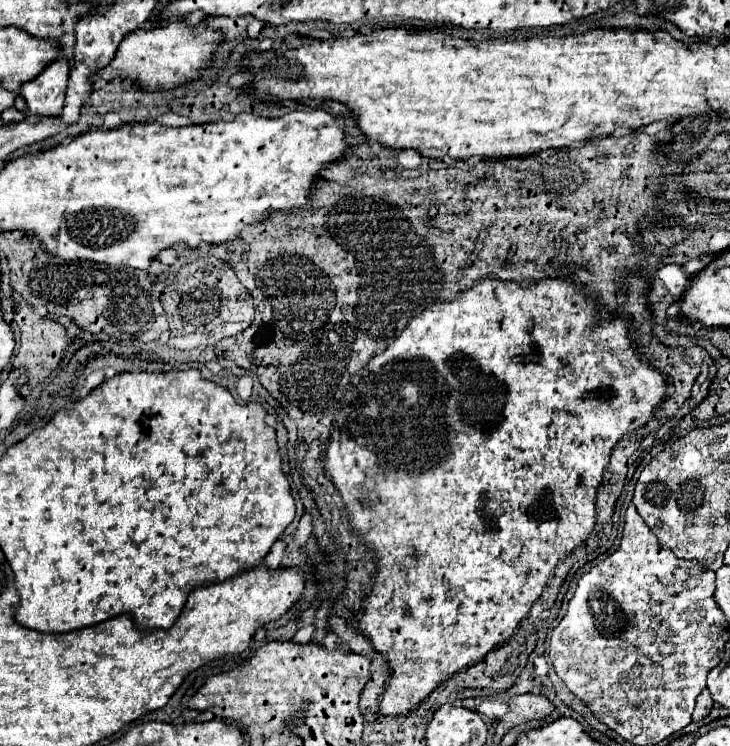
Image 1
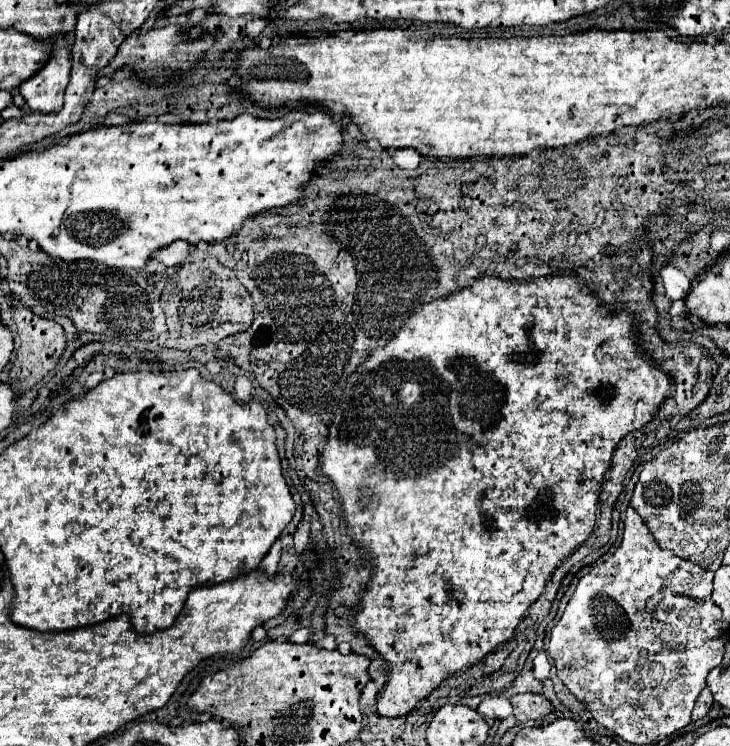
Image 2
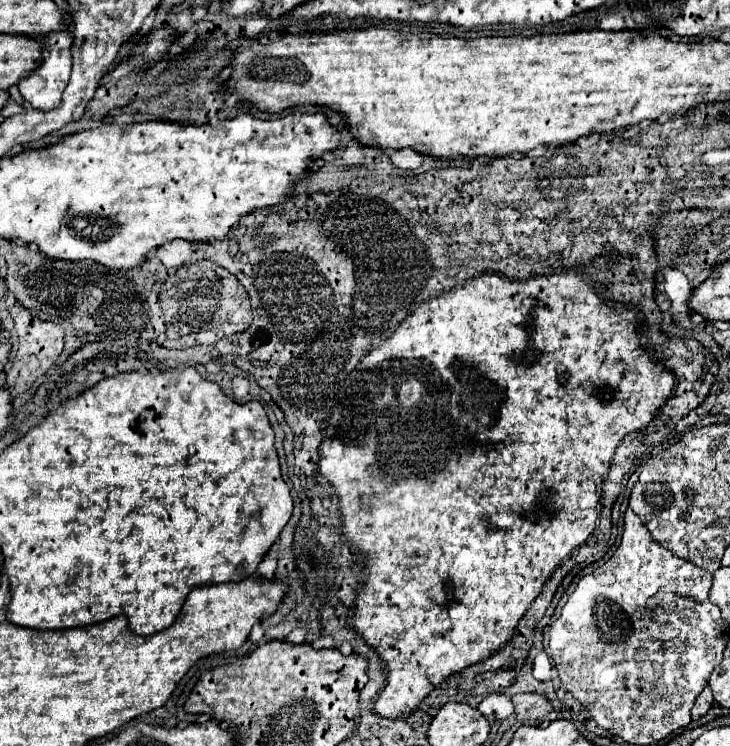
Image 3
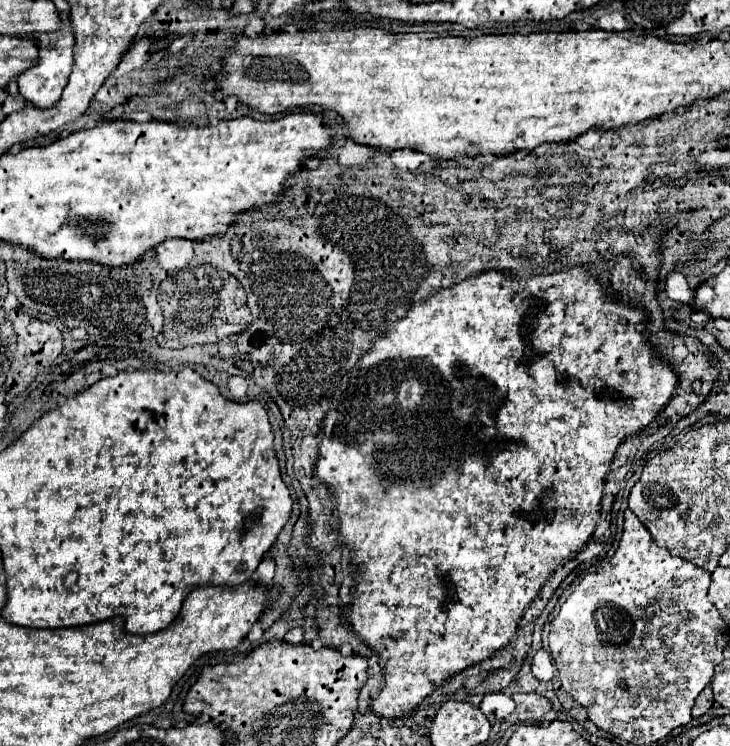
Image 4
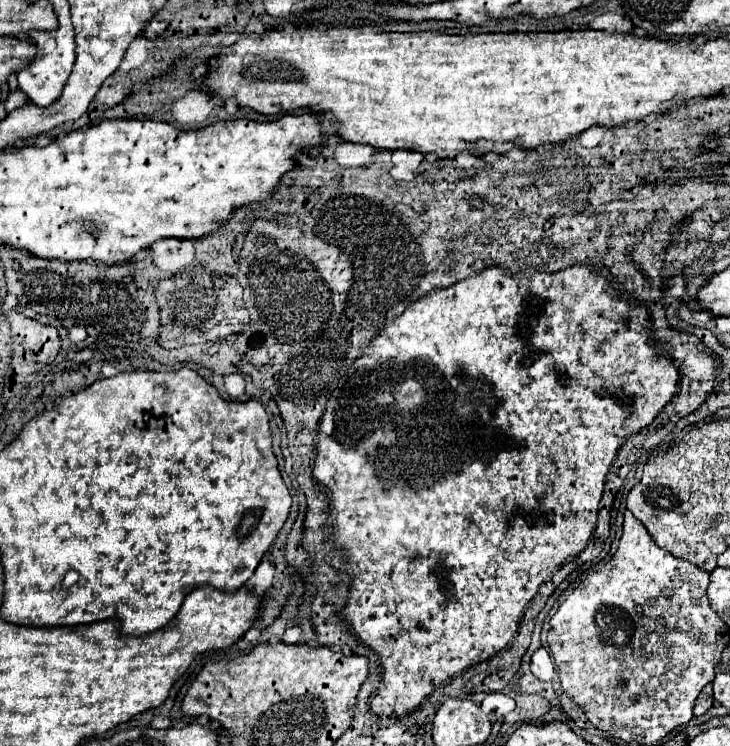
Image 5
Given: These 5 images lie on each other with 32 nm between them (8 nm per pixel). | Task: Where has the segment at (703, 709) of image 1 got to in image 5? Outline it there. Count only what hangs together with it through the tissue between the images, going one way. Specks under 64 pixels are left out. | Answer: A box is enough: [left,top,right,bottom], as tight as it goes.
[694,684,714,716]

